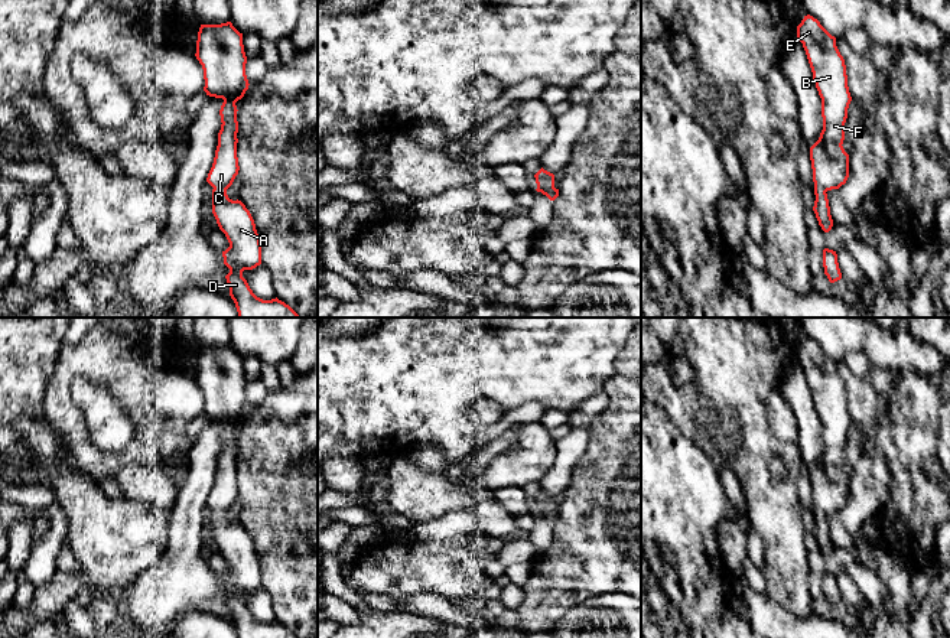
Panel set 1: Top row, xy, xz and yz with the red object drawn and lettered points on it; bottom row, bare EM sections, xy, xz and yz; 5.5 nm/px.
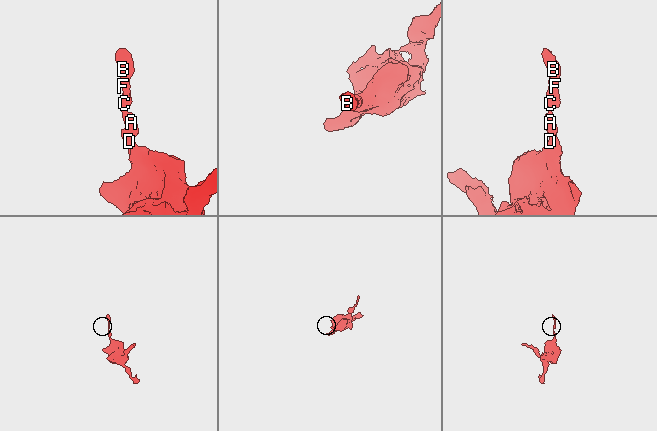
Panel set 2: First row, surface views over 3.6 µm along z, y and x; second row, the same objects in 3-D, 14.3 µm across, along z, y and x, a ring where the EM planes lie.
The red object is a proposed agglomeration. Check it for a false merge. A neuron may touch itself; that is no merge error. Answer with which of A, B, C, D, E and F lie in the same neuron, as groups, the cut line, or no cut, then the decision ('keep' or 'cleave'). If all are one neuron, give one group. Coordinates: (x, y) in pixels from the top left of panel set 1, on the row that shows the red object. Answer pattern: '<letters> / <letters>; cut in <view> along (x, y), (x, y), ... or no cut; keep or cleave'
A B C D E F; no cut; keep

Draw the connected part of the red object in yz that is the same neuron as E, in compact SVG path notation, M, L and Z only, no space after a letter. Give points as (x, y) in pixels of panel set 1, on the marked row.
M810 14L797 26L797 38L803 43L822 98L823 130L810 147L810 160L816 195L813 211L822 230L829 232L833 219L826 192L839 189L849 178L849 154L842 144L852 97L836 38Z

